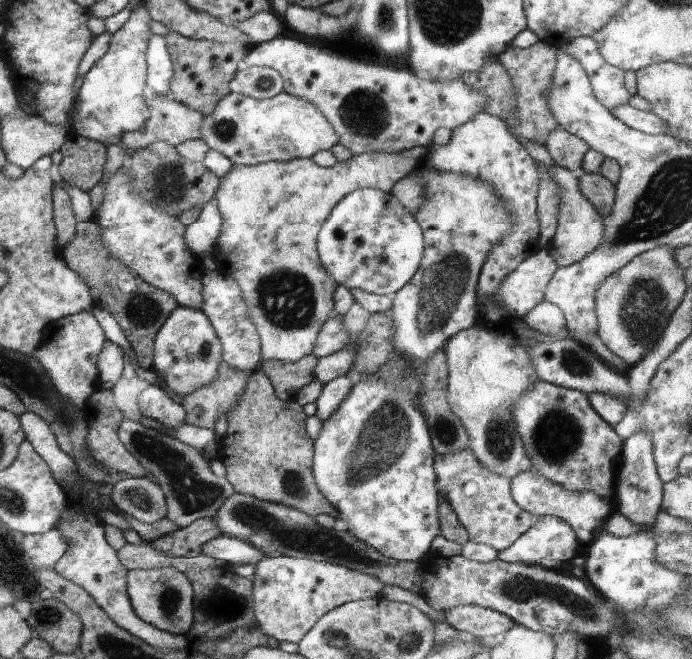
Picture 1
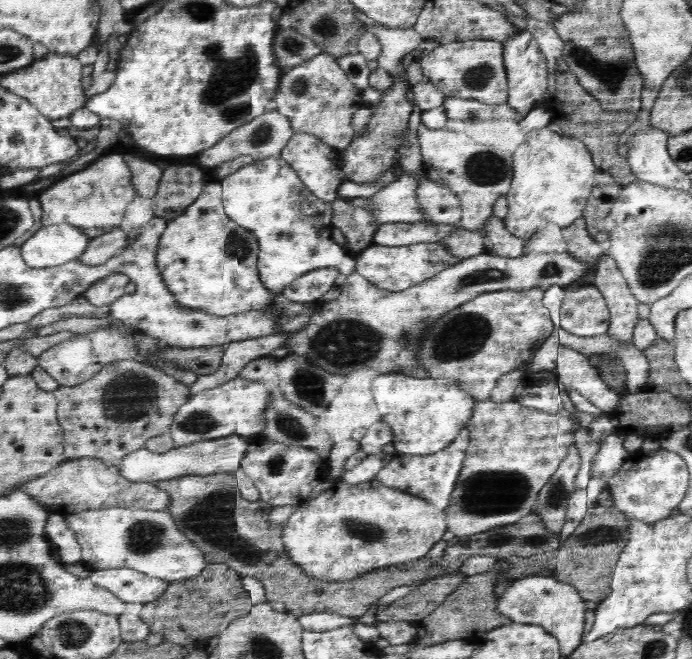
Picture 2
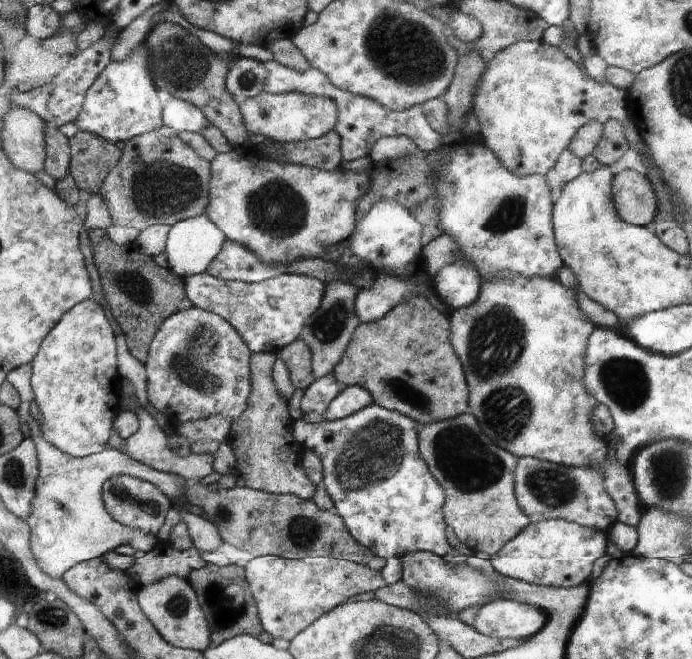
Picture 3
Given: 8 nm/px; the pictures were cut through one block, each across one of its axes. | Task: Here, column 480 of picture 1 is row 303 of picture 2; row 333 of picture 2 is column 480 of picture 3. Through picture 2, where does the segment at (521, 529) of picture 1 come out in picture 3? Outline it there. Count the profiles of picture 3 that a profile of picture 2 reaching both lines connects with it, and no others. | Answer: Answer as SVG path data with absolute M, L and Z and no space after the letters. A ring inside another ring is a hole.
M471 412L418 426L418 432L420 456L436 482L444 488L446 524L454 528L460 544L472 552L495 555L508 540L531 523L515 496L517 456L496 446L482 432Z

